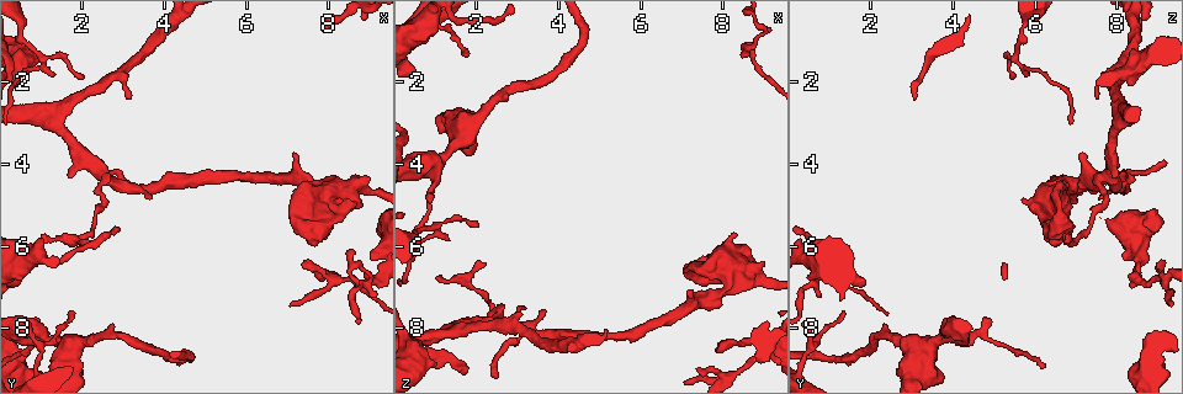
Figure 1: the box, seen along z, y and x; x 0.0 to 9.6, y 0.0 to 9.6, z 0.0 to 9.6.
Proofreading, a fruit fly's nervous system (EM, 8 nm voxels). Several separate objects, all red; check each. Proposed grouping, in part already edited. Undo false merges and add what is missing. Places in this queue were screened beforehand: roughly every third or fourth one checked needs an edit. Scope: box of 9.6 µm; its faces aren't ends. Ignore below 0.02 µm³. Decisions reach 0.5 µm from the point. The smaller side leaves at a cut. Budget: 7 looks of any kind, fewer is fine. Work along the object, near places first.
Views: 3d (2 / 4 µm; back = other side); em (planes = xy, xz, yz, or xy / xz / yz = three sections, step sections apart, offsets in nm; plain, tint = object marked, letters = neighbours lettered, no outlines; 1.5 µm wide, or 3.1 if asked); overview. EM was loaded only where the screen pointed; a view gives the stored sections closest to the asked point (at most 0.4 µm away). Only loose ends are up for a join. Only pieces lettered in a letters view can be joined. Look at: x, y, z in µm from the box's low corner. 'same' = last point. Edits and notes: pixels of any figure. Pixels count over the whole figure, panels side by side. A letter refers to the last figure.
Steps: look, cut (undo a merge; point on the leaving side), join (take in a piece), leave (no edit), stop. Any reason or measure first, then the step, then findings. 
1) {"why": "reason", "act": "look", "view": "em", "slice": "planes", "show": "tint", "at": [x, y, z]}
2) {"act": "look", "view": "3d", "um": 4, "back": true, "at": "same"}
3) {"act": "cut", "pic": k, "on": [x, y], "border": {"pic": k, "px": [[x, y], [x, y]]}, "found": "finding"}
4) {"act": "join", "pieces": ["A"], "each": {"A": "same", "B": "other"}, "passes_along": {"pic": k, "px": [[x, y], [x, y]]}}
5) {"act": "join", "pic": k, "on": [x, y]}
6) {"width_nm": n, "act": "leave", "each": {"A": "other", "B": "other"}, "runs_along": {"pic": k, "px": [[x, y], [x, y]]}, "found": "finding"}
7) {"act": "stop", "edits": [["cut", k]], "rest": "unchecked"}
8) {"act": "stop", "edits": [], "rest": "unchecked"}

{"why": "free end", "act": "look", "view": "em", "slice": "xz", "step": 4, "show": "tint", "at": [1.70, 4.35, 7.95]}

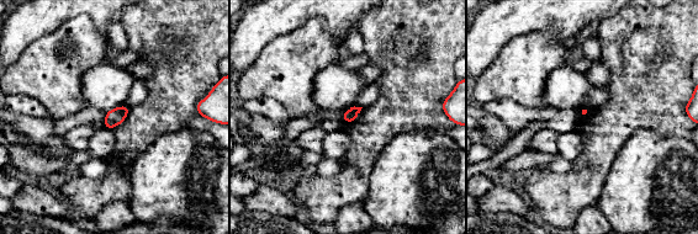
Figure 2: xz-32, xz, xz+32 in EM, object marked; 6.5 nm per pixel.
{"act": "look", "view": "em", "slice": "planes", "show": "letters", "at": "same"}

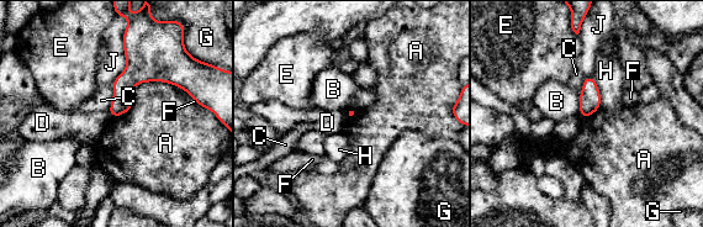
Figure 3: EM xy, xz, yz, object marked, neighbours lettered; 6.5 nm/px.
{"act": "leave", "each": {"A": "other", "B": "other", "C": "other", "D": "other", "E": "other", "F": "other", "G": "other", "H": "other", "J": "other"}, "border": {"pic": 3, "px": [[181, 89], [141, 82], [111, 117]]}, "found": "none of them fits"}

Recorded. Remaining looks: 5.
{"why": "calibre changes", "act": "look", "view": "3d", "um": 4, "at": [8.70, 4.55, 6.80]}

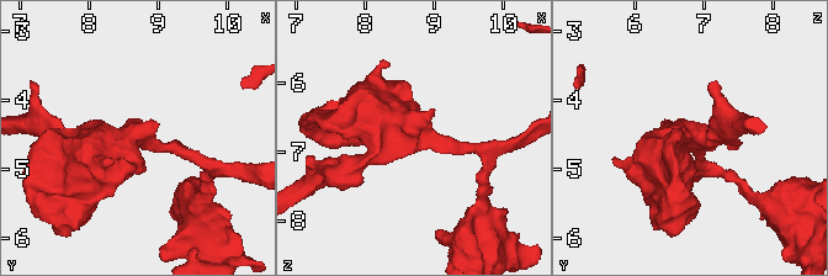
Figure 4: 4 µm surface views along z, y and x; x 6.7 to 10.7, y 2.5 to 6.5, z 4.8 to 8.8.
{"act": "look", "view": "em", "slice": "planes", "show": "letters", "at": [8.75, 4.60, 6.85]}

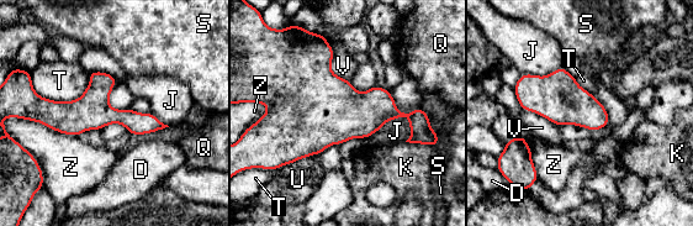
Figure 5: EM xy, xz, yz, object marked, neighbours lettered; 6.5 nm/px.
{"act": "leave", "each": {"D": "other", "J": "other", "K": "other", "Q": "other", "S": "other", "T": "other", "U": "other", "V": "other", "Z": "other"}, "border": {"pic": 5, "px": [[410, 120], [389, 119], [369, 137]]}, "found": "all the same neuron"}

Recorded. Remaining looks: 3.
{"why": "thin end", "act": "look", "view": "em", "slice": "yz", "step": 8, "show": "letters", "at": [2.20, 5.90, 6.50]}

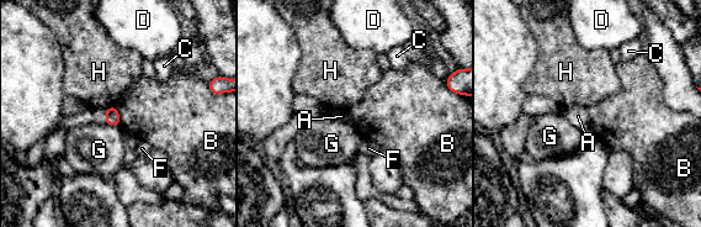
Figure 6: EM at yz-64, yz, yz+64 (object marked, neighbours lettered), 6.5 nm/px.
{"why": "another direction", "act": "look", "view": "em", "slice": "planes", "show": "letters", "at": "same"}

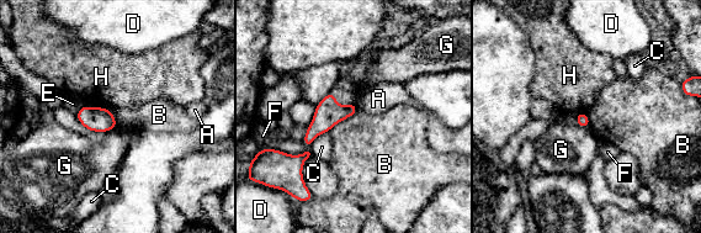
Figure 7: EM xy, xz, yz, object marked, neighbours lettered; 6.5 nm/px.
{"act": "leave", "each": {"A": "other", "B": "other", "C": "other", "D": "other", "E": "other", "F": "other", "G": "other", "H": "other"}, "border": {"pic": 7, "px": [[357, 111], [338, 122], [328, 132]]}, "found": "no lettered piece goes on from it"}

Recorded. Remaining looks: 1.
{"act": "stop", "edits": [], "rest": "unchecked"}

